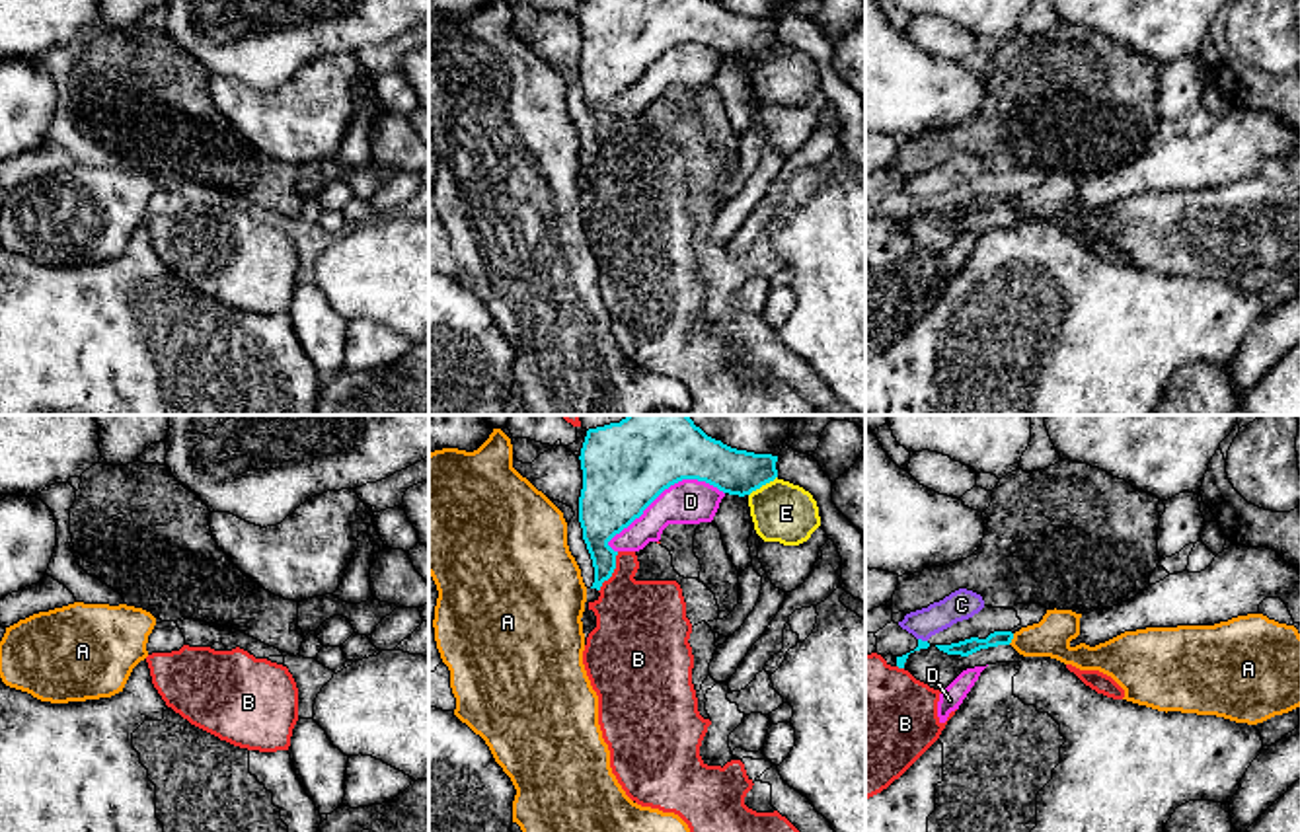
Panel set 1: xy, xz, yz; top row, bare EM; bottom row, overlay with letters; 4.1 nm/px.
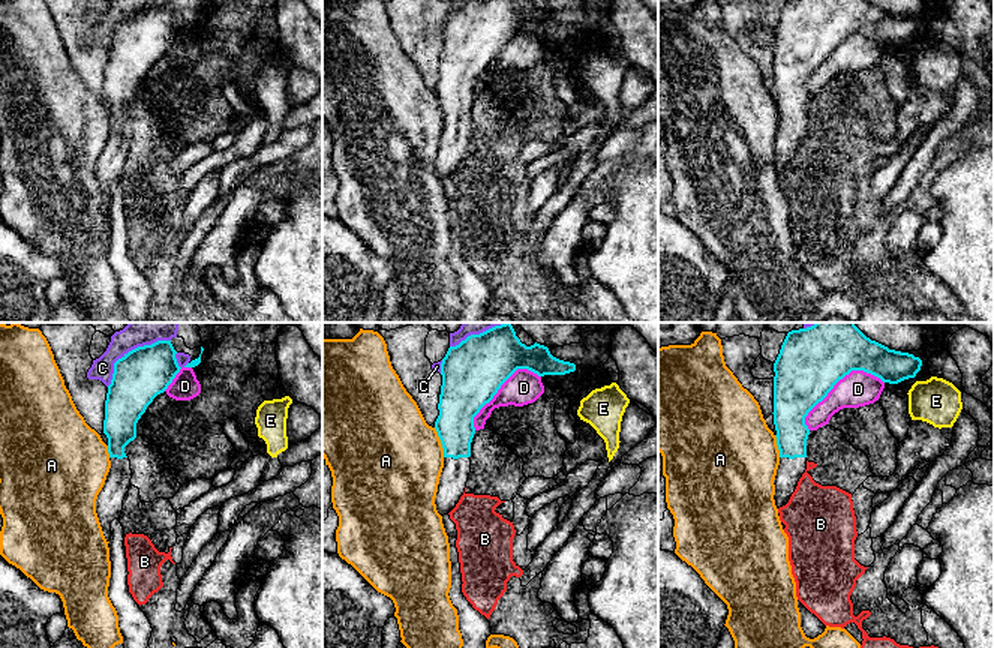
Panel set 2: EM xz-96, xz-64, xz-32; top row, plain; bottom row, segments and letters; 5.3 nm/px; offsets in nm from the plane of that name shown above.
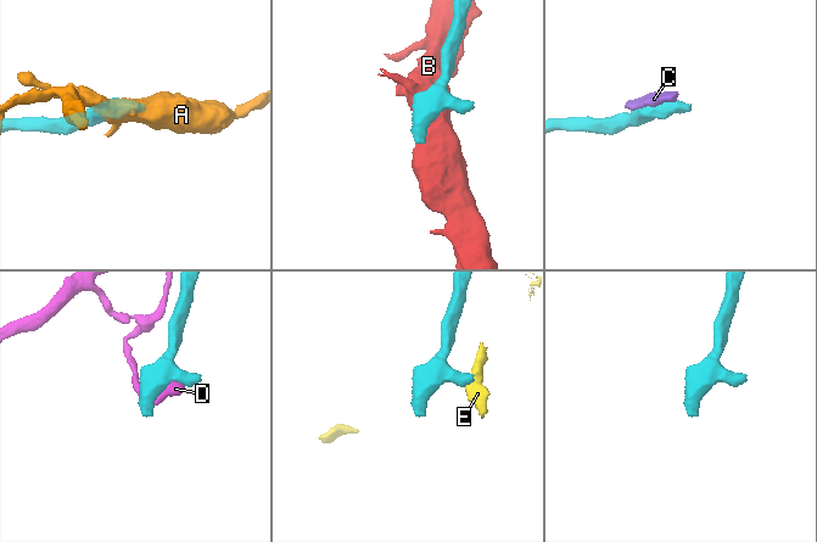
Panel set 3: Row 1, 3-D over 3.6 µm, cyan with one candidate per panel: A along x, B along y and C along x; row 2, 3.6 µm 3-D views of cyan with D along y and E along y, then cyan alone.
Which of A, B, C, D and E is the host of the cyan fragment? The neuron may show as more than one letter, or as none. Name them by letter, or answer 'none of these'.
none of these

